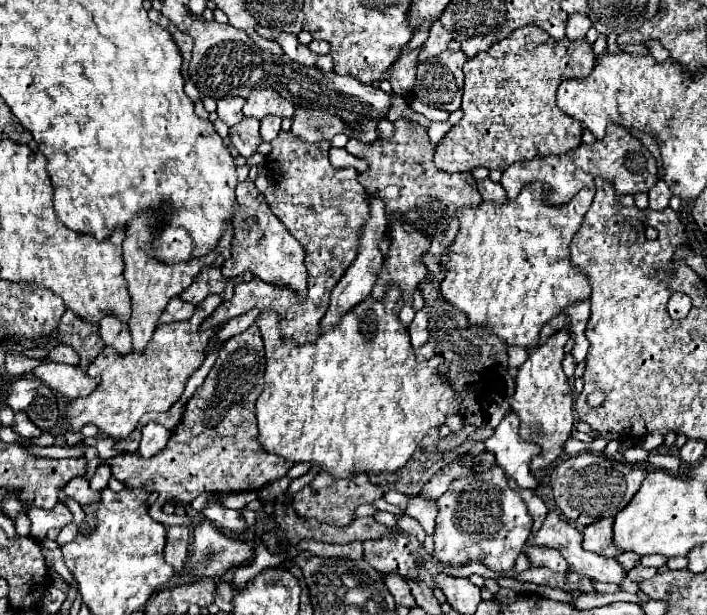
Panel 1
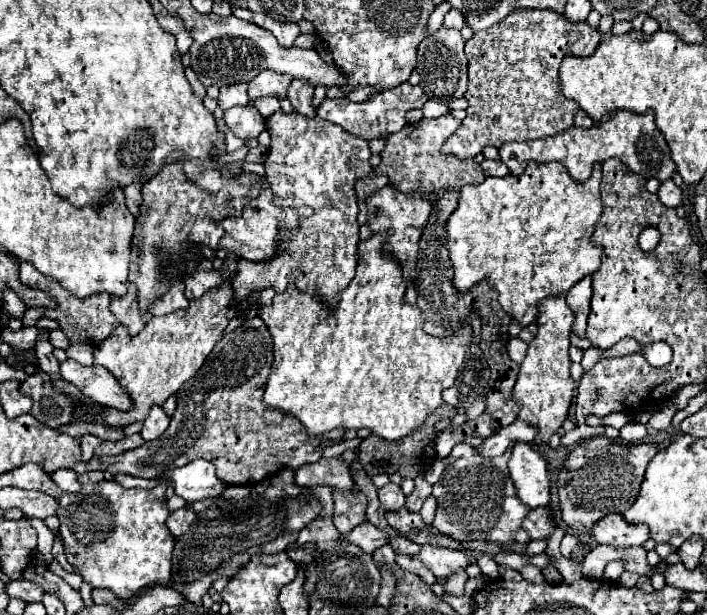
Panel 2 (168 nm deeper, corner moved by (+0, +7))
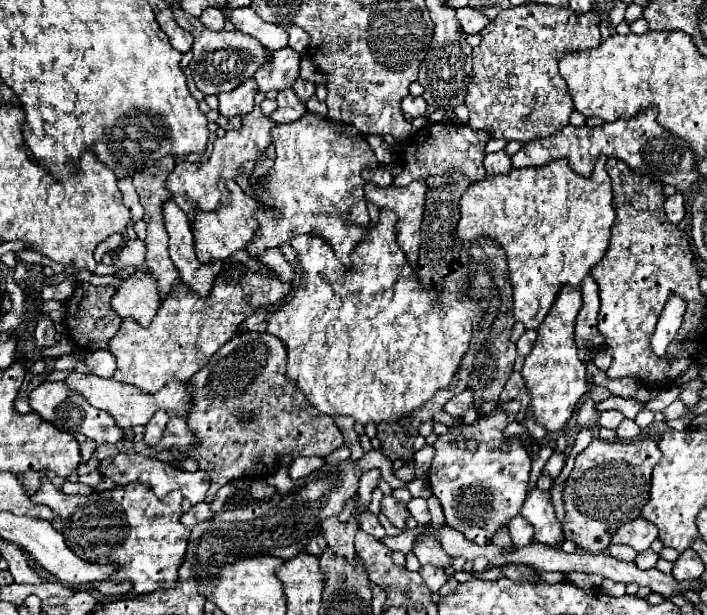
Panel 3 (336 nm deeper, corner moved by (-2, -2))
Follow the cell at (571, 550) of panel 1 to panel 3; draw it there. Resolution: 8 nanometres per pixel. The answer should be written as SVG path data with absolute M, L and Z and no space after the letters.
M518 514L508 522L508 530L510 530L510 538L512 542L518 546L526 546L532 542L532 526Z

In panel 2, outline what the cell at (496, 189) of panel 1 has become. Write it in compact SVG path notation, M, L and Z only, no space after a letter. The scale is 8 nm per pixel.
M484 159L482 161L482 169L484 169L486 177L506 177L506 175L510 175L510 171L504 167L502 161L488 161L488 159Z

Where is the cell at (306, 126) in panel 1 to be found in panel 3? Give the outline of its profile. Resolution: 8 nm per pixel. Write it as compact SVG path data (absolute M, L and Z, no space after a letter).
M296 78L294 84L292 84L294 92L300 96L302 102L306 102L310 96L314 96L314 82L308 82L308 80L302 80L302 78Z

